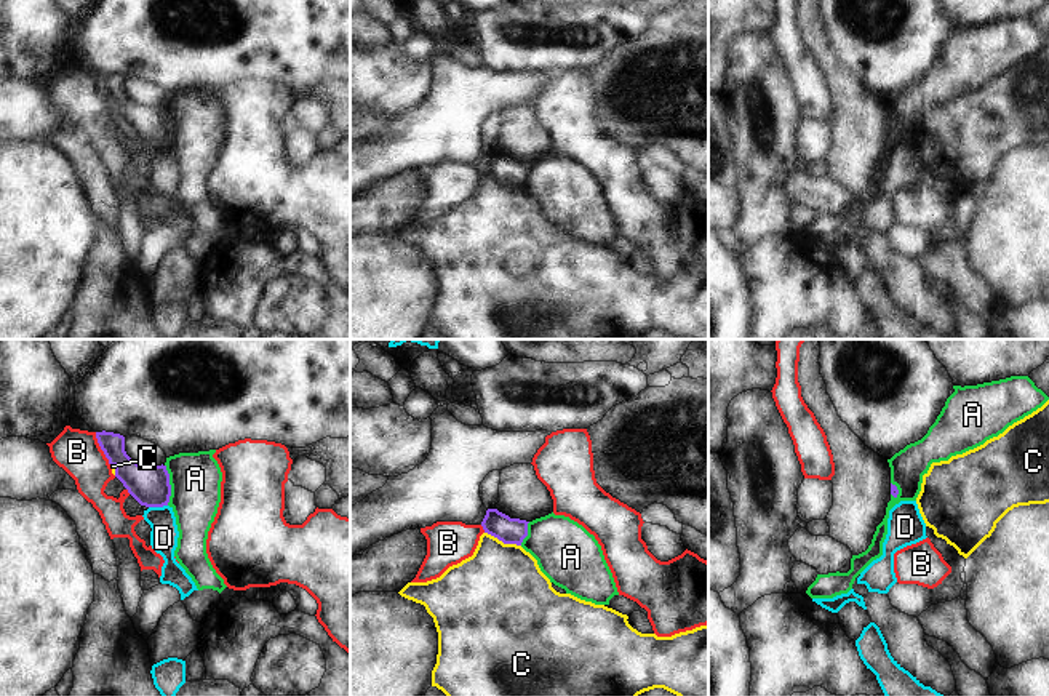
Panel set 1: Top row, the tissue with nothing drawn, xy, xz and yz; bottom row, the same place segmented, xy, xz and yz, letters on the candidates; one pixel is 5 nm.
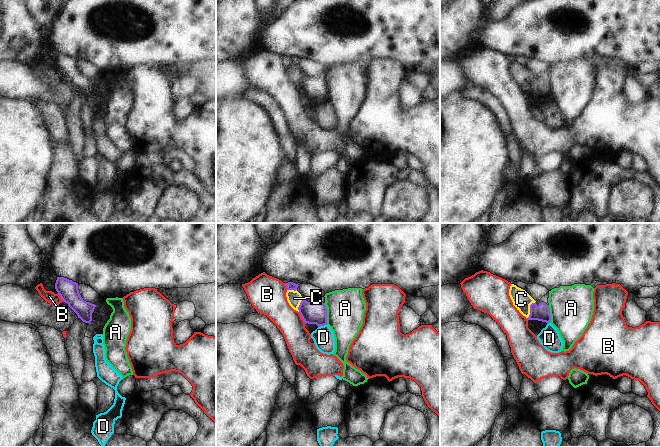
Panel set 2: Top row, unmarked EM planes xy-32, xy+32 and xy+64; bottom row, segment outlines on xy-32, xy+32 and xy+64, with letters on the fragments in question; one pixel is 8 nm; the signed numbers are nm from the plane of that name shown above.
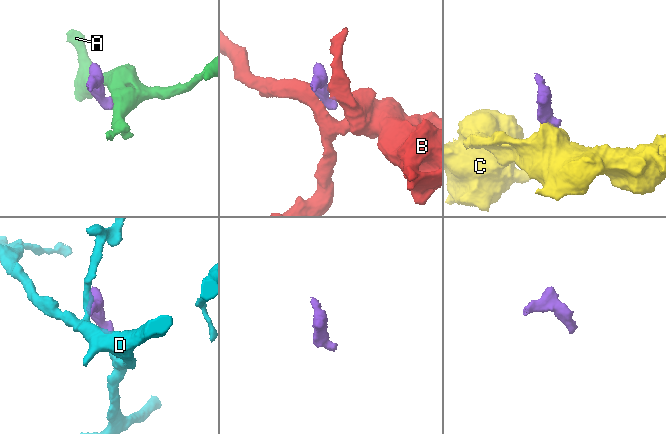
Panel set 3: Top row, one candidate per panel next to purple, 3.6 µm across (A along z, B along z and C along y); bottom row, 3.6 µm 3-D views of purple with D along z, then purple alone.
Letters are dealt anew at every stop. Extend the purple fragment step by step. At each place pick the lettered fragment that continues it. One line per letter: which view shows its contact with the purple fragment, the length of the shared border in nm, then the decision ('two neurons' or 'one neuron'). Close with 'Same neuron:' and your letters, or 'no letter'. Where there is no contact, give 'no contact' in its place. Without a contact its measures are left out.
A: meets purple in xy; contact 200 nm long; two neurons
B: meets purple in xy; contact 190 nm long; two neurons
C: meets purple in xz; contact 200 nm long; two neurons
D: meets purple in xy; contact 100 nm long; two neurons
Same neuron: no letter

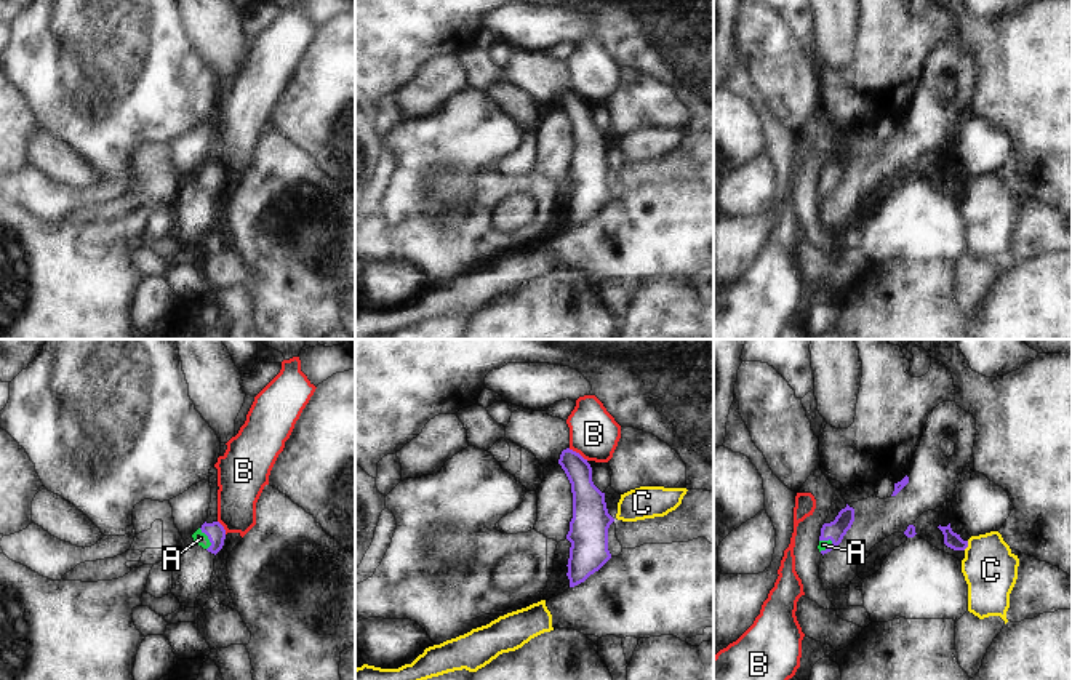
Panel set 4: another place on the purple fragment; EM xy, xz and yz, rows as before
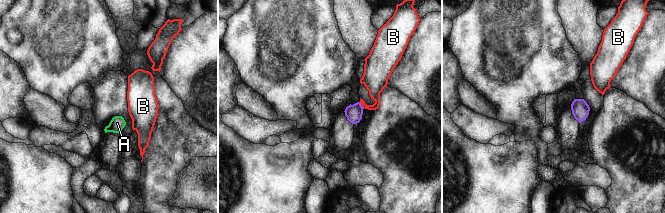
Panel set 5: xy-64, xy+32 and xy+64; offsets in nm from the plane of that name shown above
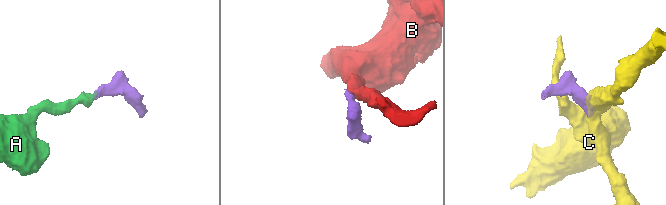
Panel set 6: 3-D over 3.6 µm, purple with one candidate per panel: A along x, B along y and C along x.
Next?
A: meets purple in xy; contact 120 nm long; one neuron
B: meets purple in xz; contact 120 nm long; two neurons
C: meets purple in yz; contact 50 nm long; two neurons
Same neuron: A

